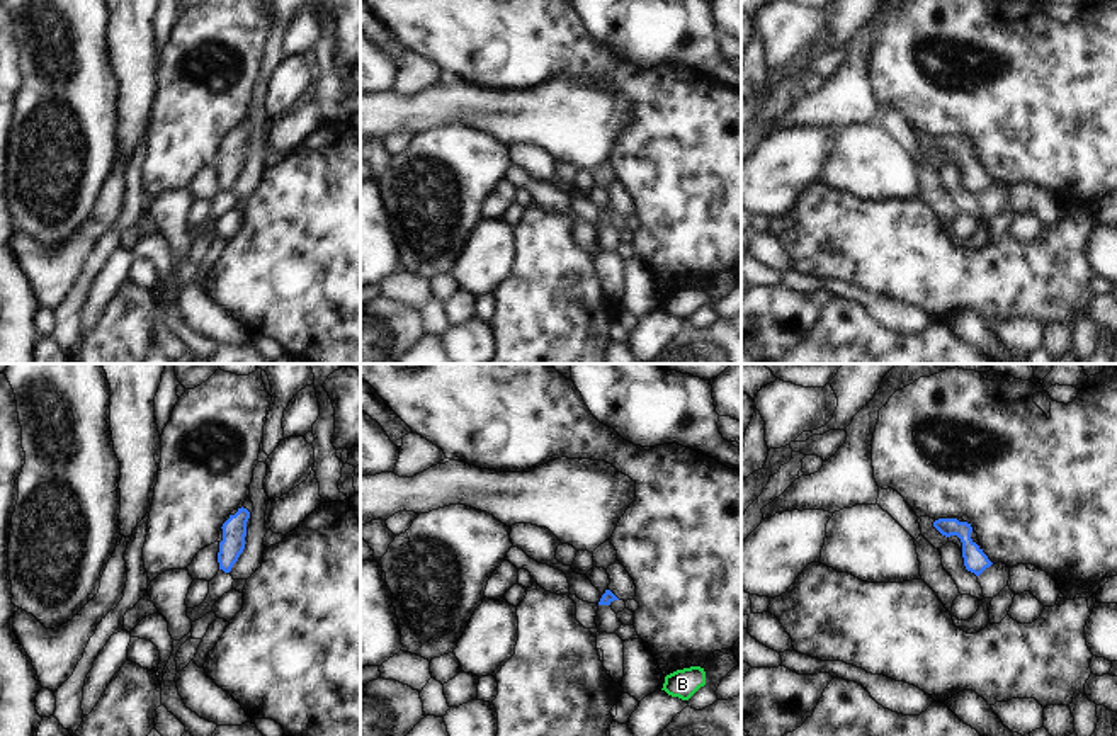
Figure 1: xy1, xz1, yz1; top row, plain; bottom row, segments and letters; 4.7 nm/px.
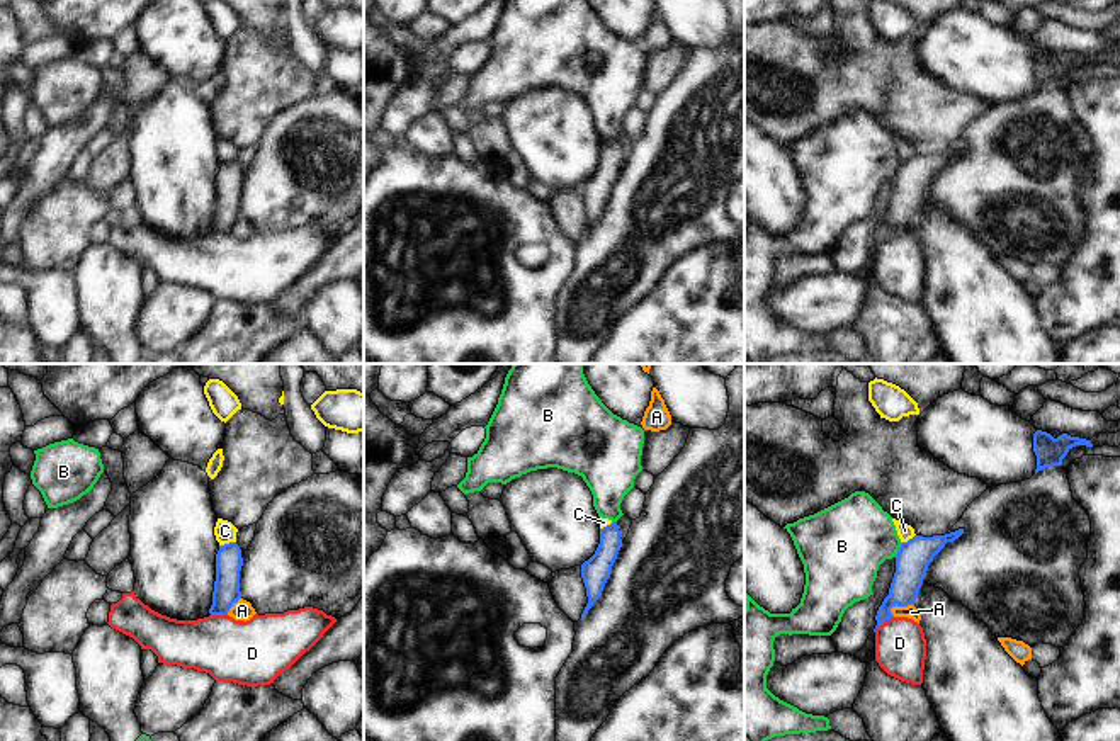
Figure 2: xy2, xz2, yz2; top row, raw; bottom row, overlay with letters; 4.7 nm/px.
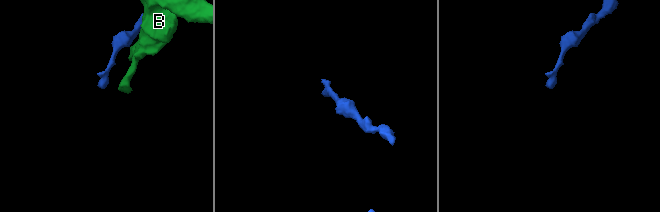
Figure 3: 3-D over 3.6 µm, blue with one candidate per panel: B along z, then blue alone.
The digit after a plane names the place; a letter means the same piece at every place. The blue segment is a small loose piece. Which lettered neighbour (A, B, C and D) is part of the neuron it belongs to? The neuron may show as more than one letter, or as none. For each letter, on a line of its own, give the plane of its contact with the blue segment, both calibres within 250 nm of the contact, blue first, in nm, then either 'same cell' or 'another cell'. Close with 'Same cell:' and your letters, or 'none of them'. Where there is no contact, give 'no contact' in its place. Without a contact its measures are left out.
A: meets blue in yz2; 160 nm thick on the blue side, 60 nm on the other; another cell
B: meets blue in yz2; 160 nm thick on the blue side, 380 nm on the other; another cell
C: meets blue in xy2; 130 nm thick on the blue side, 100 nm on the other; another cell
D: meets blue in yz2; 140 nm thick on the blue side, 240 nm on the other; another cell
Same cell: none of them

